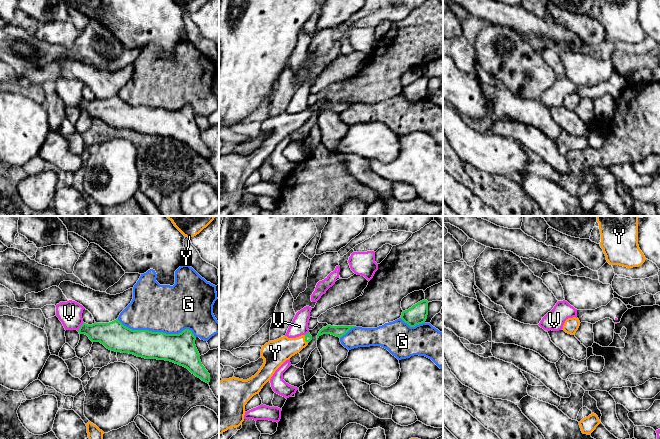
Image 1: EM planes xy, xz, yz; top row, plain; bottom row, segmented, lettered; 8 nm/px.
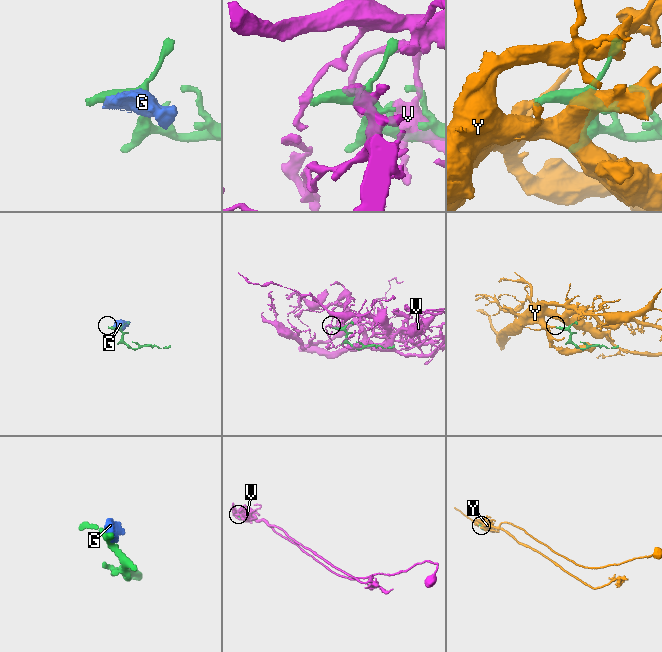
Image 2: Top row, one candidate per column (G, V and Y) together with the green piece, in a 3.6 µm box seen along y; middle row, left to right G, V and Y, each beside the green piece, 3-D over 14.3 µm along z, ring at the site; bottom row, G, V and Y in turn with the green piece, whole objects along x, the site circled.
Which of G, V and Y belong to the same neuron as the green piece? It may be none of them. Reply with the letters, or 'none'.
Y

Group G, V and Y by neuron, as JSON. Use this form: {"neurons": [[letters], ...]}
{"neurons": [["G"], ["V"], ["Y"]]}

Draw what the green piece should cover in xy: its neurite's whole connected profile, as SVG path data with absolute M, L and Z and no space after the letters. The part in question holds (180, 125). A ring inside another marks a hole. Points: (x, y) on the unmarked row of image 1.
M116 95L109 99L83 99L78 108L87 111L92 118L100 118L111 127L170 137L187 144L202 157L210 158L210 150L202 141L195 121L196 113L189 105L179 110L132 106Z

